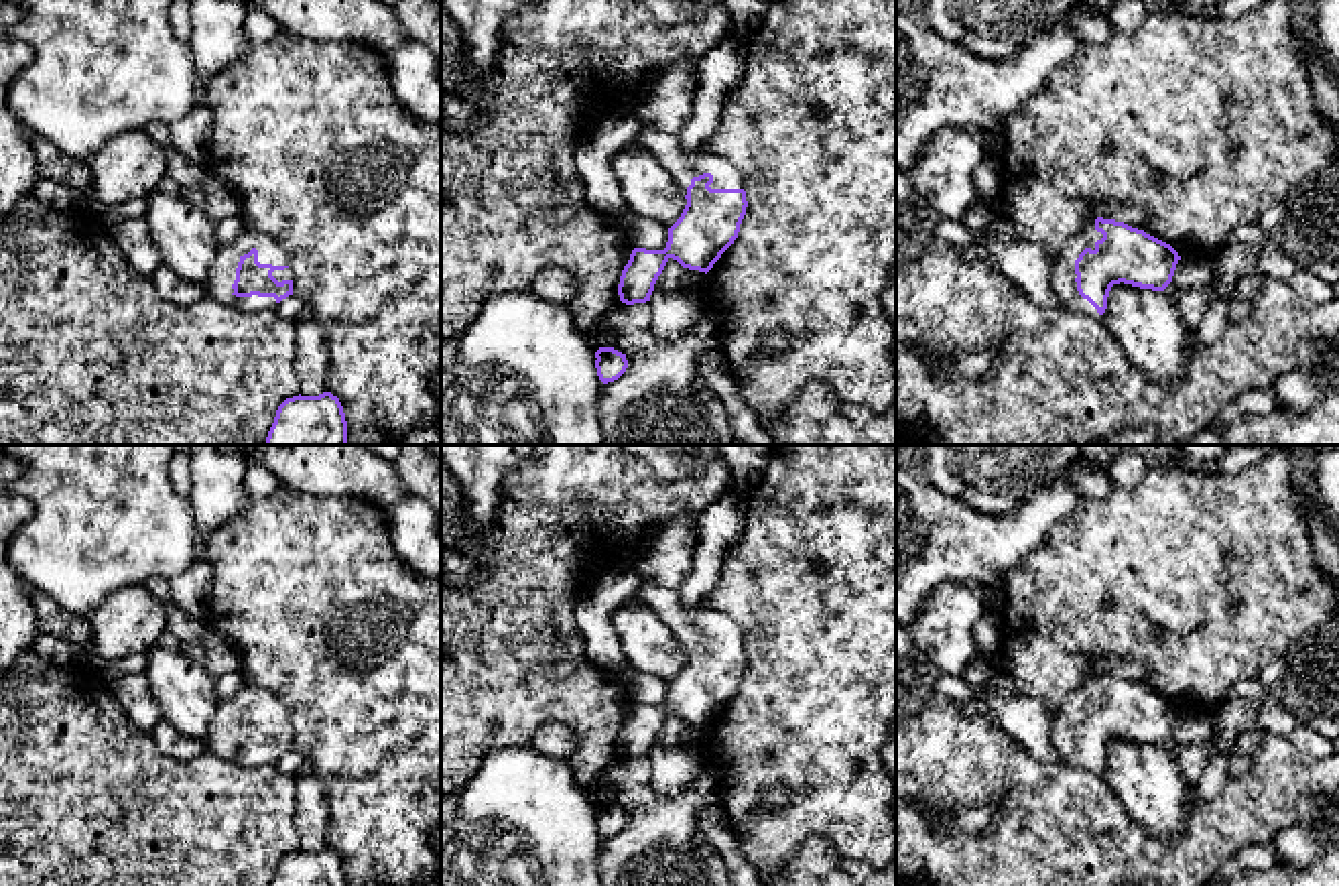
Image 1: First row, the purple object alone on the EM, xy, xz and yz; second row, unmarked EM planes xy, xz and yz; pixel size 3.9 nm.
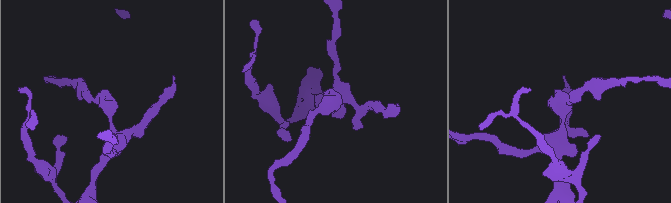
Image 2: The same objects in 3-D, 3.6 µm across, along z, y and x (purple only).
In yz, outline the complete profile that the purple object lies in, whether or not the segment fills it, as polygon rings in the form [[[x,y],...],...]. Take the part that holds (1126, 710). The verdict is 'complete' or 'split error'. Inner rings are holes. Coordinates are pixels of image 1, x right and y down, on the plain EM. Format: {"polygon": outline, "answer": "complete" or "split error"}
{"polygon": [[[1097,673],[1065,697],[1048,738],[1061,762],[1103,774],[1113,740],[1164,746],[1178,715],[1170,699],[1144,685]]], "answer": "split error"}

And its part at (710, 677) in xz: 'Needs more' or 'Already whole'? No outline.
Needs more

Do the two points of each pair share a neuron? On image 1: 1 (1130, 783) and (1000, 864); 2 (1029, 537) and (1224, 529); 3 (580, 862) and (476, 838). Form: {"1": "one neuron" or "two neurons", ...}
{"1": "two neurons", "2": "two neurons", "3": "one neuron"}

